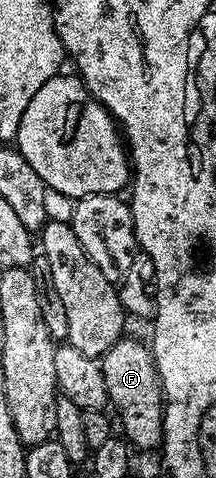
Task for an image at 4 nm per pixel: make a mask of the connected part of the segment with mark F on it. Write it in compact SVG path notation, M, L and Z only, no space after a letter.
M122 337L118 339L117 343L112 348L110 348L109 351L104 352L104 354L100 356L99 362L101 364L101 369L103 371L103 381L107 383L107 393L109 394L109 401L112 410L114 409L117 410L118 420L116 419L116 422L119 424L119 427L120 427L119 422L121 422L121 427L123 430L125 430L125 432L123 432L124 438L128 440L128 442L132 444L134 448L142 447L142 449L145 451L151 450L152 447L160 448L162 446L163 436L165 433L165 409L163 406L163 392L161 390L161 378L157 376L157 366L153 364L152 350L150 350L150 348L146 346L146 344L144 347L144 345L141 344L140 341L137 339L128 339L128 337Z

